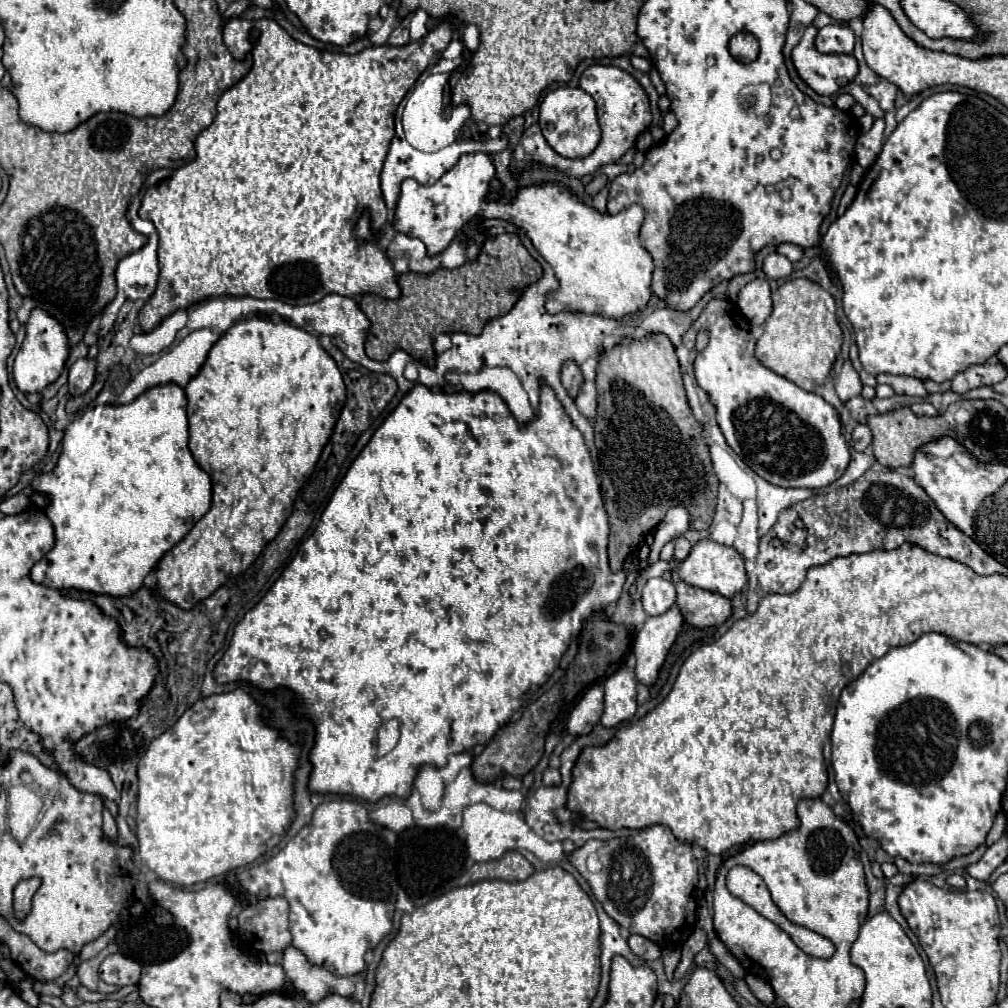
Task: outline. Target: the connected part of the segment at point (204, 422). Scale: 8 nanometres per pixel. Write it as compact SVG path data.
M258 314L234 322L218 338L200 372L188 382L186 396L194 460L210 474L220 472L220 480L212 480L212 508L156 568L156 592L162 592L180 608L192 608L216 592L230 576L244 572L264 546L274 540L292 514L294 496L312 474L334 430L346 400L346 388L334 358L320 346L316 336L290 322L272 322L266 314Z

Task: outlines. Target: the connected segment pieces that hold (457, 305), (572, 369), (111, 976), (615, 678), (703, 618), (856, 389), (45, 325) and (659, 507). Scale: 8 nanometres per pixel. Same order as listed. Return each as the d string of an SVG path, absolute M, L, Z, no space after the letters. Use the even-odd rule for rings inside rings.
M510 232L490 236L484 242L478 258L470 264L460 266L460 268L454 268L454 270L442 268L430 276L412 274L412 272L402 274L397 280L398 286L400 286L400 296L396 300L384 300L384 298L374 296L374 294L364 294L360 300L360 308L364 310L364 314L372 322L370 334L366 340L366 354L372 360L386 360L396 348L400 348L400 350L408 352L410 356L418 356L420 360L424 360L428 368L434 368L436 358L434 358L432 342L434 342L434 328L436 326L442 326L444 332L464 330L468 334L480 334L490 318L496 318L500 314L510 312L512 306L522 296L522 290L526 286L534 284L540 276L542 276L542 266L530 256L530 252L524 248L520 238L516 234L510 234Z
M572 360L566 362L562 366L562 384L564 384L564 388L566 388L566 392L568 392L570 398L576 398L582 382L584 382L584 378L582 378L580 368Z
M112 954L112 956L104 958L104 962L100 964L98 974L106 984L130 986L130 984L140 982L142 968L140 968L138 962L122 956L122 954Z
M622 668L604 682L604 728L618 726L636 714L636 678L630 668Z
M682 580L676 582L676 592L676 606L680 608L684 620L694 628L720 626L732 614L730 600L716 592L690 586Z
M850 358L844 362L842 372L840 372L838 380L836 380L836 392L838 392L842 402L850 400L852 396L860 396L860 392L862 392L862 380L860 380L858 372L854 370Z
M32 310L32 316L26 324L26 338L16 354L14 360L14 368L12 368L12 376L16 386L28 394L28 392L40 392L42 388L46 388L50 382L54 382L68 358L68 338L64 334L64 328L58 324L58 320L54 320L52 316L46 316L46 312L42 310Z
M648 334L642 340L632 340L630 344L618 344L606 350L598 362L596 372L598 372L596 376L598 416L604 416L596 420L596 430L600 430L602 434L602 442L596 444L600 460L598 474L602 500L608 512L610 525L608 542L610 568L618 572L622 570L628 550L634 550L640 542L640 536L654 530L662 522L666 510L672 506L684 504L690 510L692 530L708 530L716 508L718 478L712 470L708 448L702 442L702 428L694 420L686 400L674 344L664 334Z

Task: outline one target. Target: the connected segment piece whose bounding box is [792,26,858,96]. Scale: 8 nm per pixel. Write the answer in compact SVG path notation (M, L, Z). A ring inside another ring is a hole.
M806 28L796 50L792 50L792 62L800 78L818 94L830 96L840 92L858 74L858 62L854 54L822 54L814 46L818 28Z

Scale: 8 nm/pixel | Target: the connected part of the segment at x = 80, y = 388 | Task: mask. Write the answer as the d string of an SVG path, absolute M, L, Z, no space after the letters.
M88 358L76 360L68 372L68 392L72 396L84 394L92 386L94 376L96 376L96 362L94 360L88 360Z

